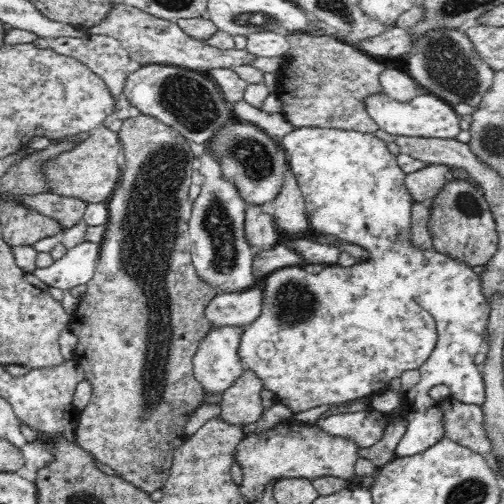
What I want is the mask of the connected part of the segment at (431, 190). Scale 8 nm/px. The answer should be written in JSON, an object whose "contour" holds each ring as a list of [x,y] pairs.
{"contour":[[[428,165],[427,167],[412,173],[405,174],[405,185],[414,203],[427,203],[440,188],[445,185],[445,165]]]}

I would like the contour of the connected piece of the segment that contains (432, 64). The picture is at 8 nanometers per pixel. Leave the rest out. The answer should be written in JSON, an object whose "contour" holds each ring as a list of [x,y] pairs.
{"contour":[[[440,26],[440,28],[426,30],[420,36],[414,34],[409,38],[409,42],[412,42],[412,50],[409,50],[408,55],[403,57],[403,70],[417,82],[424,93],[437,96],[451,106],[464,103],[477,107],[480,104],[485,92],[492,86],[495,71],[475,50],[474,43],[466,31],[452,26]]]}

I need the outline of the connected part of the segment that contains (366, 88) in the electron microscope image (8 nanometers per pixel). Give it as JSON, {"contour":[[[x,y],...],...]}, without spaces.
{"contour":[[[292,34],[287,36],[290,48],[286,60],[276,74],[275,94],[280,99],[281,113],[296,128],[318,126],[319,128],[342,128],[376,133],[381,130],[368,113],[366,98],[374,94],[383,94],[380,76],[386,70],[386,62],[372,59],[365,53],[356,51],[349,42],[342,42],[330,36]]]}

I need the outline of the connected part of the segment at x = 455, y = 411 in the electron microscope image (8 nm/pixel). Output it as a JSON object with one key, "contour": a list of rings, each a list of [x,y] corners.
{"contour":[[[452,396],[442,403],[445,408],[446,437],[476,454],[490,455],[492,441],[484,423],[482,405],[460,402]]]}

